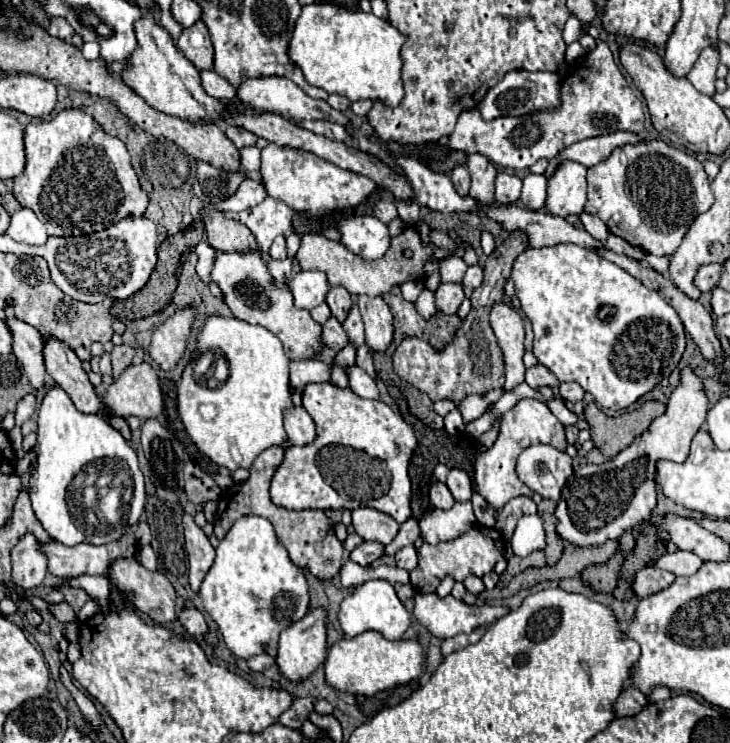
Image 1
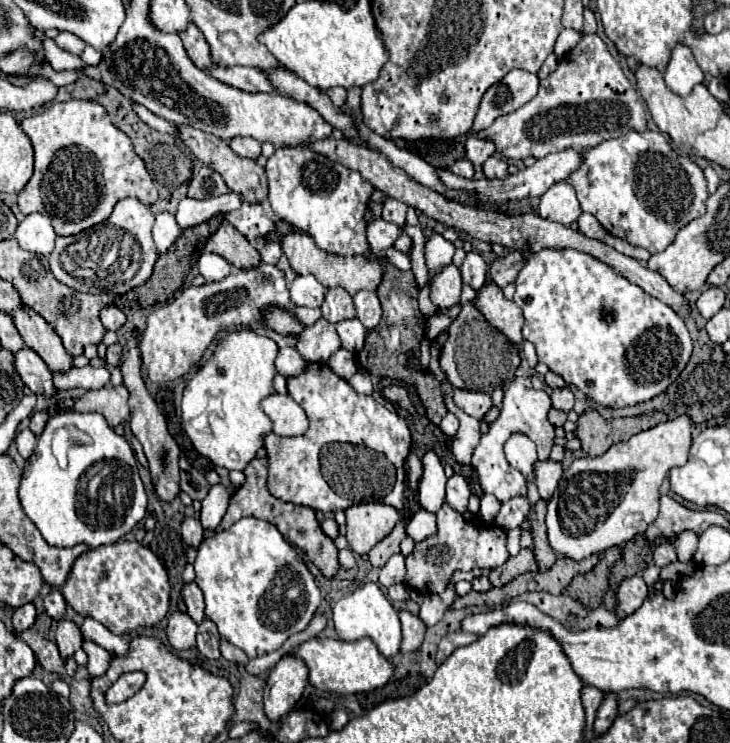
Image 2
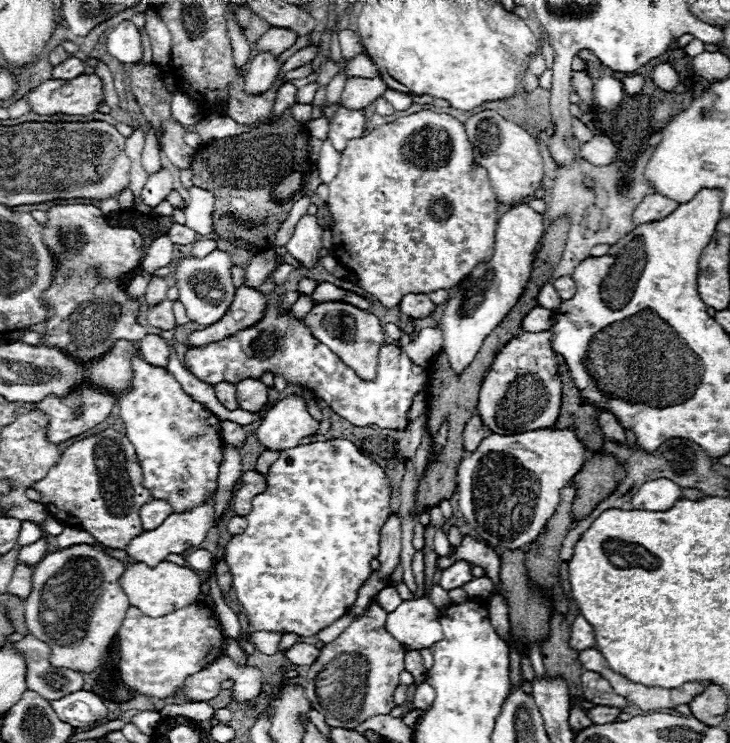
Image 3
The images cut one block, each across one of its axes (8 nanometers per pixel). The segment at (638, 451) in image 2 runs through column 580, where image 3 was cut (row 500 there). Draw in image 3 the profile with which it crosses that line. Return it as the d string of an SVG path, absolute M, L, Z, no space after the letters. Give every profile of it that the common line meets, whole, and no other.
M532 430L524 434L500 436L488 434L474 454L468 454L458 464L458 496L460 496L460 514L472 526L474 534L494 548L518 550L530 546L544 524L552 518L558 502L560 490L570 484L570 480L582 470L586 462L586 448L576 438L572 430Z

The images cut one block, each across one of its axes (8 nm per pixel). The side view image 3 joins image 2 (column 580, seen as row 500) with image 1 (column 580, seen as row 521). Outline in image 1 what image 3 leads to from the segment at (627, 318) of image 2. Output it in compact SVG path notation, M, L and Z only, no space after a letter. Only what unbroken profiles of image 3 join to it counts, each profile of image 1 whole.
M558 244L558 246L550 246L550 248L526 248L514 262L512 266L512 280L516 284L516 296L522 304L522 312L526 314L526 318L532 324L534 330L534 356L538 358L538 362L542 366L546 366L550 372L554 372L554 376L560 382L578 382L584 392L590 392L594 396L594 400L608 410L622 410L628 408L630 404L634 404L640 396L644 396L646 392L650 392L656 384L660 384L660 380L668 378L670 372L678 366L684 348L686 348L686 332L684 332L684 324L680 320L680 316L676 314L676 310L654 290L648 290L642 282L638 282L634 276L630 276L628 272L624 272L620 266L616 266L614 262L608 262L604 258L600 258L596 252L586 250L582 246L576 244Z

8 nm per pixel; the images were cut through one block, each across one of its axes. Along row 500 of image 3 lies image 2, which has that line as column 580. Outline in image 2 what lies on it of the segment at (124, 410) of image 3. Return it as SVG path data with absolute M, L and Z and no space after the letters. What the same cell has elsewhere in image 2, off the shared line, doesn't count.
M630 130L616 140L606 140L590 148L584 156L584 164L570 174L568 182L576 188L582 210L594 214L608 234L618 236L634 246L646 248L652 254L662 252L674 240L682 226L706 212L708 190L702 168L694 164L690 158L678 156L670 148L664 134L652 130L646 130L642 134Z

